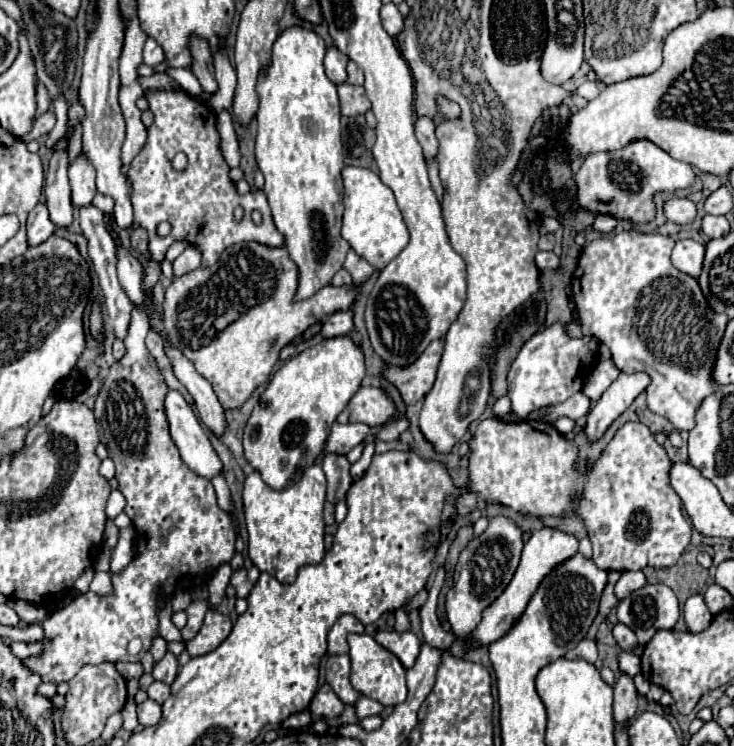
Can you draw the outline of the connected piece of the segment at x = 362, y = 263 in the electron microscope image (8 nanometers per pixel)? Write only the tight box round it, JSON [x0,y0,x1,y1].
[344,250,374,284]

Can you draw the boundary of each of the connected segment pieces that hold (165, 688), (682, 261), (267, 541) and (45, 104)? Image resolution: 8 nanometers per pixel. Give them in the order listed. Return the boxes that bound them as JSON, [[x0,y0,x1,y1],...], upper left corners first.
[[148,682,170,704],[672,240,704,278],[244,464,326,584],[36,82,50,116]]

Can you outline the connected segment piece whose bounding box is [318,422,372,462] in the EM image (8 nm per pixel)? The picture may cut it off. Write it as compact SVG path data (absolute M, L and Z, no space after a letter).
M334 424L326 438L324 450L318 456L318 462L324 460L326 454L348 454L354 446L358 446L372 432L366 424Z

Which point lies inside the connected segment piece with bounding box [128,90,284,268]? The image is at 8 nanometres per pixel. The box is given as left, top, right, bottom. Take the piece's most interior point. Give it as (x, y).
(199, 201)

